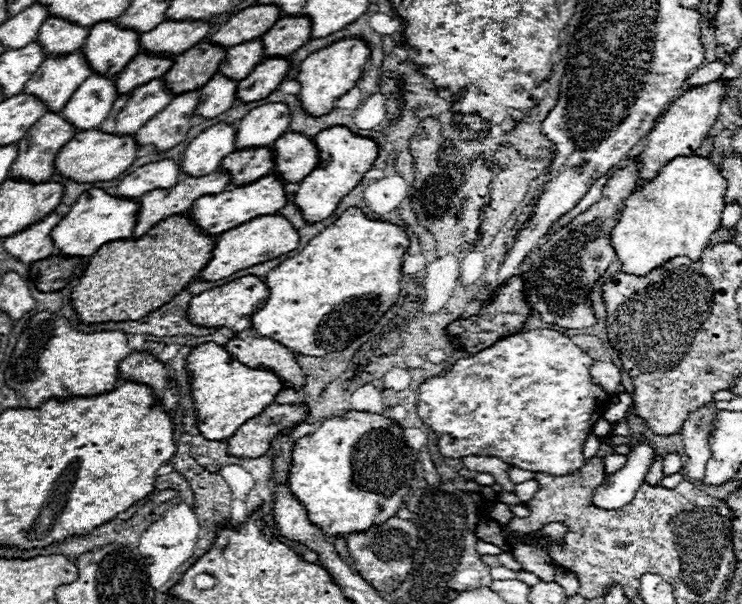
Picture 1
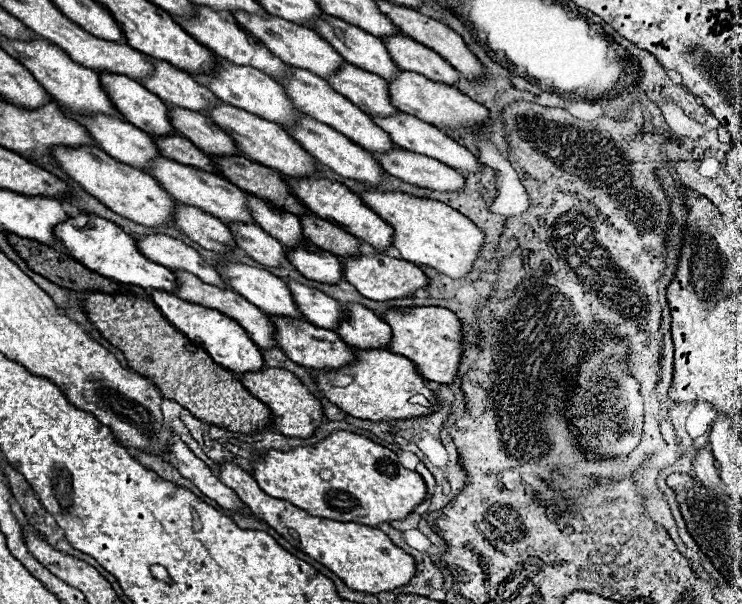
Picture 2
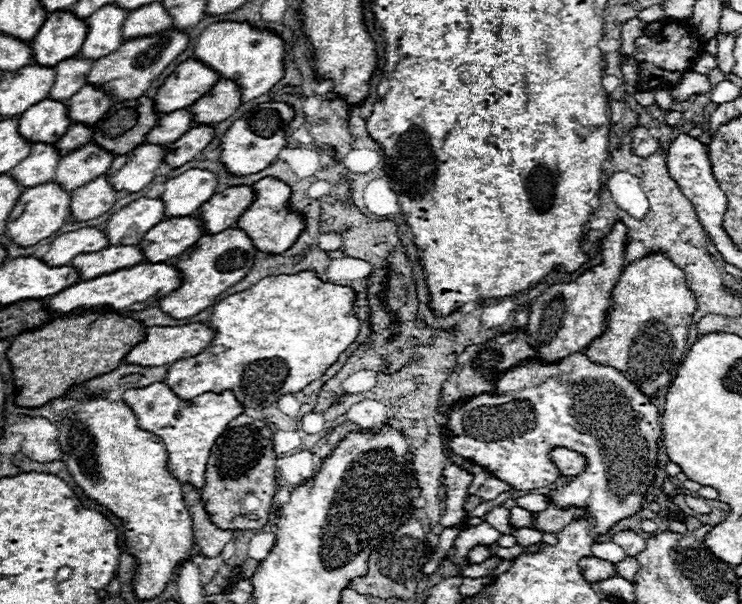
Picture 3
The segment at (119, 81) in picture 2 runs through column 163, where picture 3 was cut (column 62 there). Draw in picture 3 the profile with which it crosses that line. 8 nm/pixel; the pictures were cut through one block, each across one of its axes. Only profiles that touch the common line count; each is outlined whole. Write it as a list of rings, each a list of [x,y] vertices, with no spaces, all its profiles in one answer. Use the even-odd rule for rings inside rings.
[[[46,98],[42,104],[34,104],[20,116],[20,134],[30,142],[50,142],[54,144],[70,128],[68,108],[60,100]]]

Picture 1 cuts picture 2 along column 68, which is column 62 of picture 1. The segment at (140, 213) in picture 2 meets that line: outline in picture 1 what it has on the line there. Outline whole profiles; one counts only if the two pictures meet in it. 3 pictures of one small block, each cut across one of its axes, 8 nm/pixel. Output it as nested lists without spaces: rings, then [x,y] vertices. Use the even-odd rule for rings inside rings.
[[[86,130],[86,132],[78,132],[74,140],[70,140],[70,144],[66,144],[66,148],[58,152],[54,166],[58,174],[80,184],[106,182],[126,172],[128,166],[136,160],[136,152],[138,146],[132,136],[106,136],[104,132],[98,130]]]

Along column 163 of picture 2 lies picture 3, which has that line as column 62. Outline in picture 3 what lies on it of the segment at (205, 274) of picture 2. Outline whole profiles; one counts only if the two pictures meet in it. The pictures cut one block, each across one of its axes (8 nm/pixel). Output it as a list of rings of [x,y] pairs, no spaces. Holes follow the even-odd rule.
[[[80,228],[58,236],[42,260],[50,266],[64,266],[70,264],[70,260],[82,252],[98,252],[106,246],[108,246],[108,238],[102,230]]]

